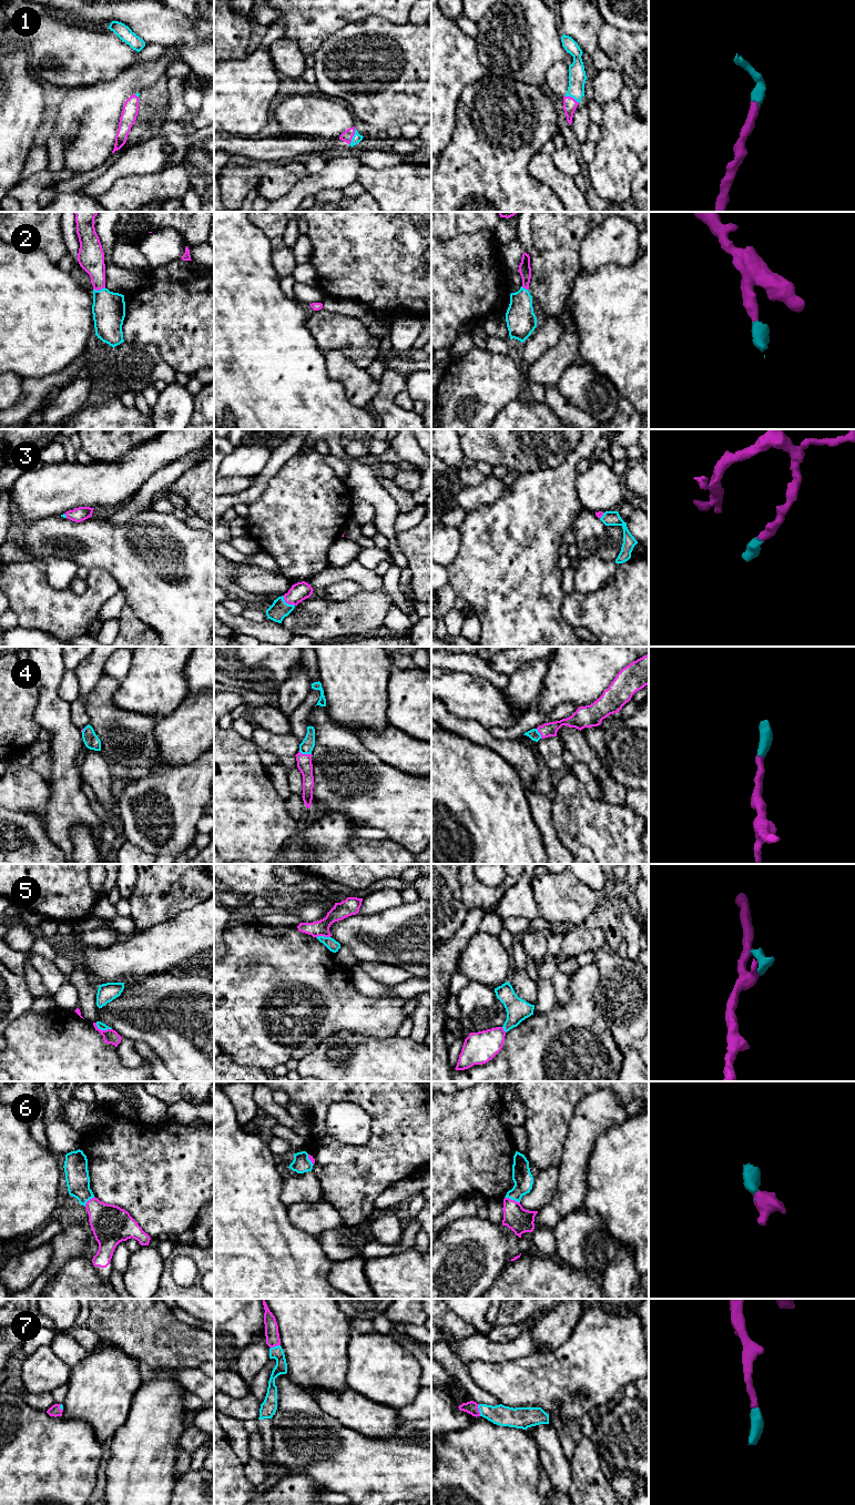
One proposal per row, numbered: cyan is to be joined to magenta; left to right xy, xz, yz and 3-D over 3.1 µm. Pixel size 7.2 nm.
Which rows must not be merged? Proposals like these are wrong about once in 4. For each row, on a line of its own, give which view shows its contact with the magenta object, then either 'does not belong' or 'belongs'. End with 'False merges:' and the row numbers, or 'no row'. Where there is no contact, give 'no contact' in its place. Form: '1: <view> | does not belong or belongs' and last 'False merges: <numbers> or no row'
1: xz | belongs
2: xy | belongs
3: xz | belongs
4: xz | belongs
5: xy | does not belong
6: yz | belongs
7: yz | belongs
False merges: 5

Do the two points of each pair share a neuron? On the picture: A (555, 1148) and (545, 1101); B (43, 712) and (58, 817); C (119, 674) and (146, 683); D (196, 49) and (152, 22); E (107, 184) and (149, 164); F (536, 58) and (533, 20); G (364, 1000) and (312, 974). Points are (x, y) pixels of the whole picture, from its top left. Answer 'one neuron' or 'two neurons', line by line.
A: one neuron
B: one neuron
C: two neurons
D: one neuron
E: one neuron
F: one neuron
G: one neuron

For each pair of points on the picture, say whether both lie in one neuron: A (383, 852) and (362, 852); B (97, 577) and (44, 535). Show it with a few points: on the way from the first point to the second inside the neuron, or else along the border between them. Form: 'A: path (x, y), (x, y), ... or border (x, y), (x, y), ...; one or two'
A: path (377, 852), (367, 852); one
B: border (89, 568), (102, 568), (113, 578); two

